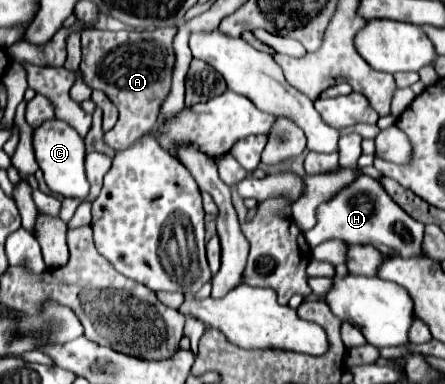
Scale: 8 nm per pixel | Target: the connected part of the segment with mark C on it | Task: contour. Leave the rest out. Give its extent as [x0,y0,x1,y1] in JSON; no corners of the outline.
[32,118,88,198]

